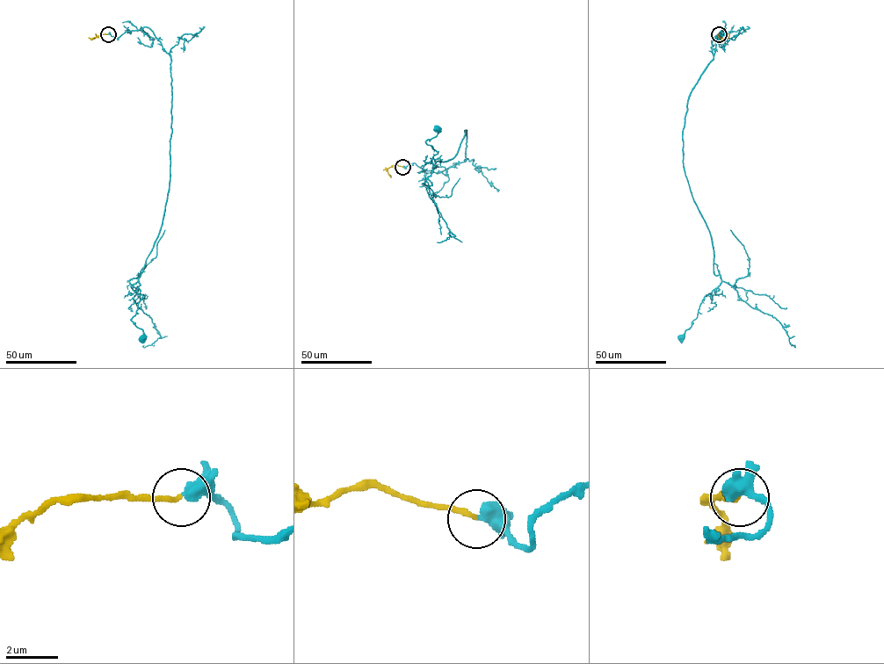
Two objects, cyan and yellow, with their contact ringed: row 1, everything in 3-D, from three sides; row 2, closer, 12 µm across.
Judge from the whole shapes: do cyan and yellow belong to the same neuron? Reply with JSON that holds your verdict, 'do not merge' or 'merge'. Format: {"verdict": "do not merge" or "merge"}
{"verdict": "merge"}

